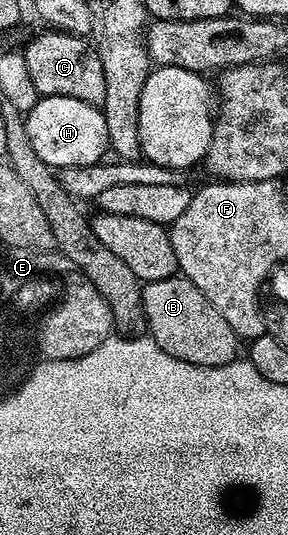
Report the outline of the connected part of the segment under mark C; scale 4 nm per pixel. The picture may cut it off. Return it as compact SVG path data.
M46 31L40 37L35 37L28 43L27 49L22 50L25 67L29 67L29 75L33 78L33 85L40 95L45 97L68 97L81 99L85 103L96 107L102 106L105 99L105 71L101 67L98 48L89 43L90 40L72 33L60 31Z

